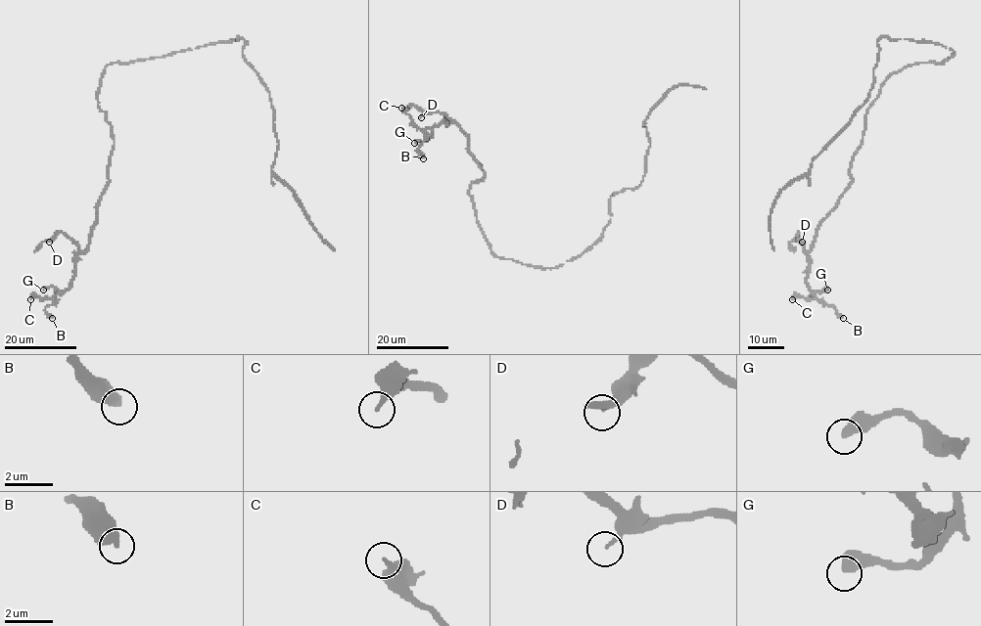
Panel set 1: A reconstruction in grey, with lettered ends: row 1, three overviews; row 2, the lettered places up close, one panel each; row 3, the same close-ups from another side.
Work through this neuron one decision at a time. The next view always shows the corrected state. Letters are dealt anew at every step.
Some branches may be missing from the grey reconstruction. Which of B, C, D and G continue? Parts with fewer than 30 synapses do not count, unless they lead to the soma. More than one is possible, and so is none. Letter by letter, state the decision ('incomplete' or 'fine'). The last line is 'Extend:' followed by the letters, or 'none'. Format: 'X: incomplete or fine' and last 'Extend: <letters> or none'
B: fine
C: fine
D: fine
G: fine
Extend: none

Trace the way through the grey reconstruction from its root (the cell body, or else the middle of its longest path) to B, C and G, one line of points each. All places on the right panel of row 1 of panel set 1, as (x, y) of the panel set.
B: (952, 56), (942, 64), (905, 67), (882, 84), (865, 112), (851, 184), (806, 252), (807, 287), (843, 318)
C: (952, 56), (942, 64), (905, 67), (882, 84), (865, 112), (851, 184), (806, 252), (814, 297), (792, 299)
G: (952, 56), (894, 72), (866, 110), (851, 184), (806, 252), (807, 287), (827, 290)

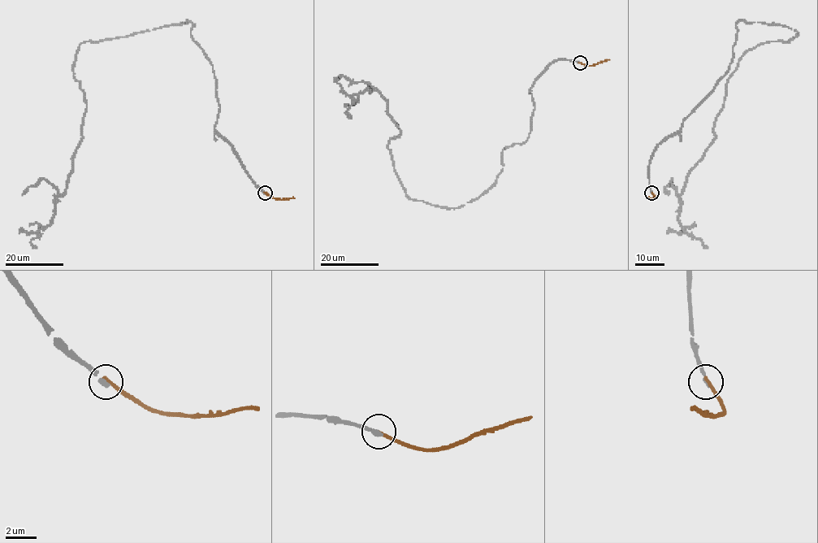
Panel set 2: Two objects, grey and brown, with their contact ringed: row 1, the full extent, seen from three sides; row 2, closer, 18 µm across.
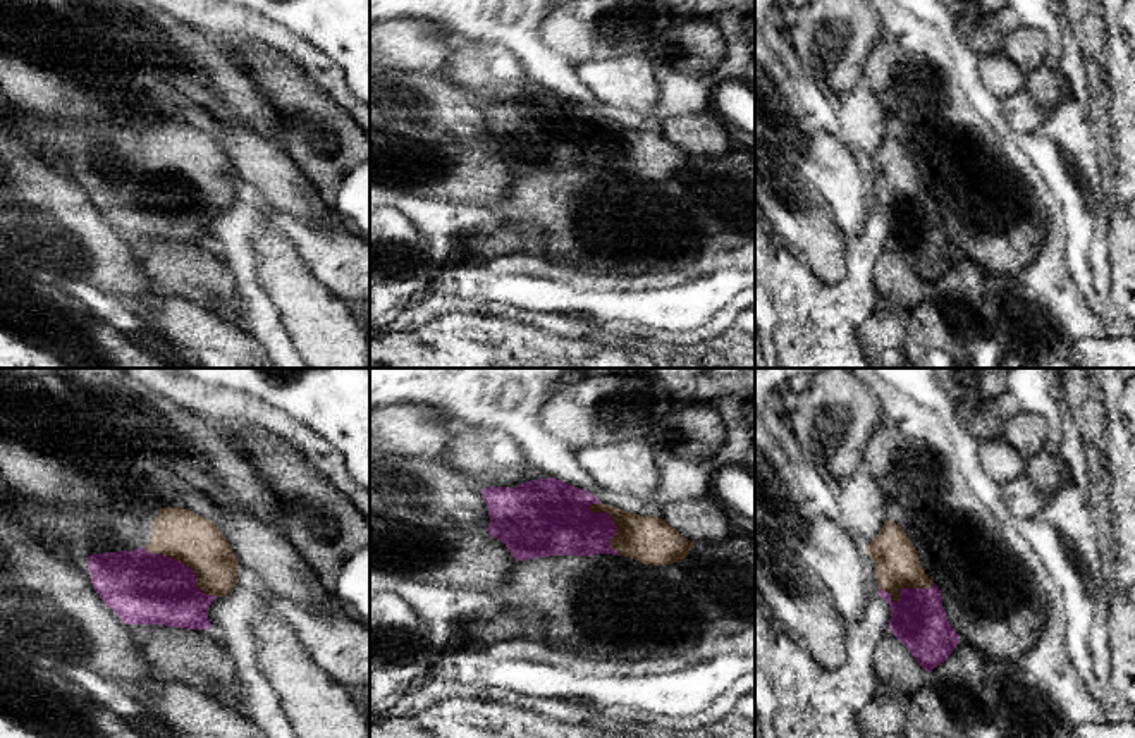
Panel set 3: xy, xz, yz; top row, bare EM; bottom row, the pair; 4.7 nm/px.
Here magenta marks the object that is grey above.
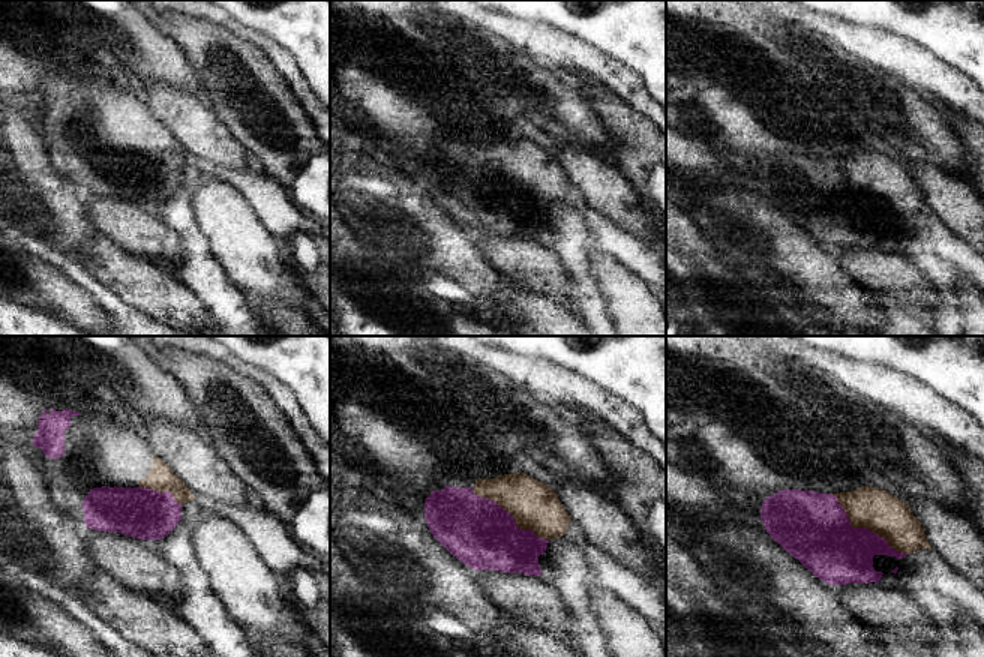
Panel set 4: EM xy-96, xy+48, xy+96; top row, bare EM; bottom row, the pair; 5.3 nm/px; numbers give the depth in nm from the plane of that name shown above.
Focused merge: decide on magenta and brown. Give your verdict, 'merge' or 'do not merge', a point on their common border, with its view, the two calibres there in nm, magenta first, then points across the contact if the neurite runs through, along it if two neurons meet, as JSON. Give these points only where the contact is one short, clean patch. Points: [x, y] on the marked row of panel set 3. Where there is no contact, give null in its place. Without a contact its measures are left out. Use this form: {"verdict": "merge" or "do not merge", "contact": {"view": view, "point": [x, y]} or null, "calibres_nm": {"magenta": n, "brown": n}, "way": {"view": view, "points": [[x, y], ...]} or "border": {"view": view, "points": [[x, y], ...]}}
{"verdict": "merge", "contact": {"view": "xy", "point": [184, 565]}, "calibres_nm": {"magenta": 340, "brown": 240}}

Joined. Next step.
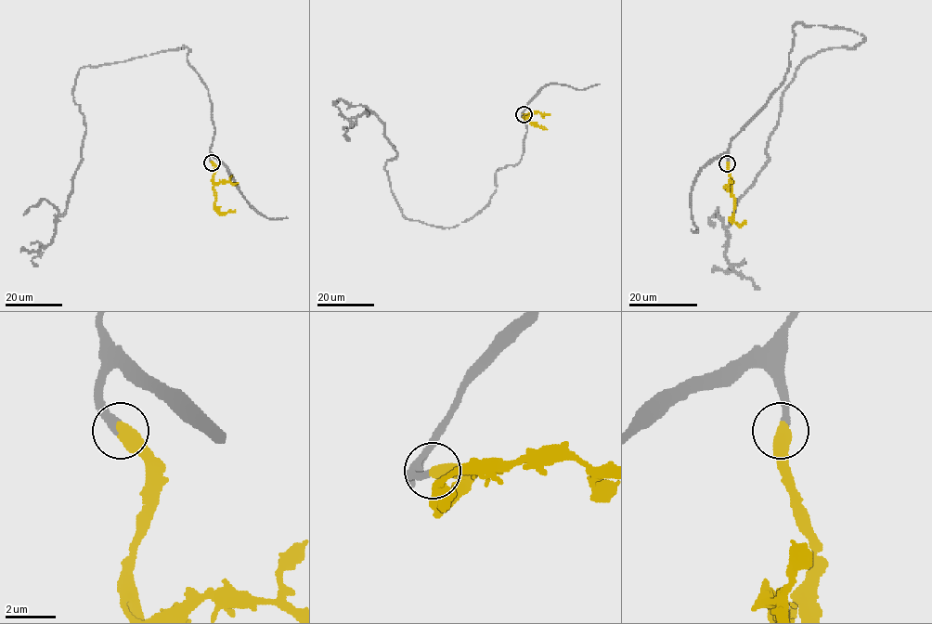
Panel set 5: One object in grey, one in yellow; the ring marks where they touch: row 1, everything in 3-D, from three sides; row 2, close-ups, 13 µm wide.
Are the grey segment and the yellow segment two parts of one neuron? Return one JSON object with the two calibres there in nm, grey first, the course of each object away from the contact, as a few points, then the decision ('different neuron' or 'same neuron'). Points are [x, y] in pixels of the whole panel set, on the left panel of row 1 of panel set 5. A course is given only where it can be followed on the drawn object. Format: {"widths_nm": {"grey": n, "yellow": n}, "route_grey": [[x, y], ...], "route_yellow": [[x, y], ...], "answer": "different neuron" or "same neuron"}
{"widths_nm": {"grey": 320, "yellow": 550}, "route_grey": [[211, 162], [208, 88], [188, 48], [81, 68], [81, 162], [37, 266]], "route_yellow": [[212, 162], [214, 166], [214, 209], [219, 213], [235, 211]], "answer": "same neuron"}

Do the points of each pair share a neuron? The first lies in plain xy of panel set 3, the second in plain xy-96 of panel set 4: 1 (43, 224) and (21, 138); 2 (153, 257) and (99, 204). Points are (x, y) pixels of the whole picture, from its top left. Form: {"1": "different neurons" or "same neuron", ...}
{"1": "same neuron", "2": "same neuron"}

